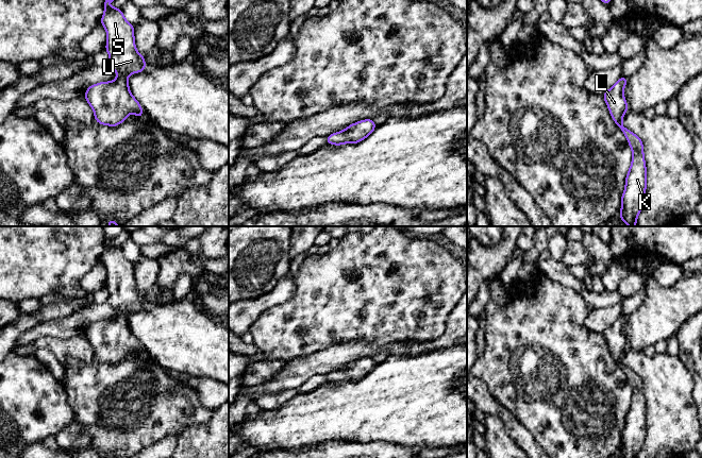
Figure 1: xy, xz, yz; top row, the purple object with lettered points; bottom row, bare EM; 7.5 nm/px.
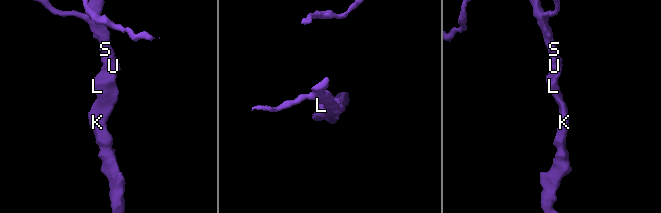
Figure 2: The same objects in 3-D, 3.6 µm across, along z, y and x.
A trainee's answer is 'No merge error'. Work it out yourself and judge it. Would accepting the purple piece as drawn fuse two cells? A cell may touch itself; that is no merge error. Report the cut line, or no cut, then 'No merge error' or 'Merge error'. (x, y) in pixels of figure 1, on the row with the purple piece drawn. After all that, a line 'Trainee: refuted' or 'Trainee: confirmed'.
No split. No merge error
Trainee: confirmed

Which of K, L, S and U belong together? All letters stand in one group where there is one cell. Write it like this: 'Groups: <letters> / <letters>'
Groups: K L S U

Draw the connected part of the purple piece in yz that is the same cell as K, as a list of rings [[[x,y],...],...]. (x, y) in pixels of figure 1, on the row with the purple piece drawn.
[[[621,75],[615,85],[604,92],[602,98],[608,106],[613,120],[626,137],[633,152],[631,168],[626,174],[625,189],[621,197],[622,209],[619,210],[619,214],[620,221],[625,222],[629,226],[636,226],[636,220],[645,201],[647,170],[641,139],[622,125],[622,117],[629,109],[623,97],[623,88],[626,83],[628,79]]]

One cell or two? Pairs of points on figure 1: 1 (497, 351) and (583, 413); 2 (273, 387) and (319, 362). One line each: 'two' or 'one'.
1: one
2: one

